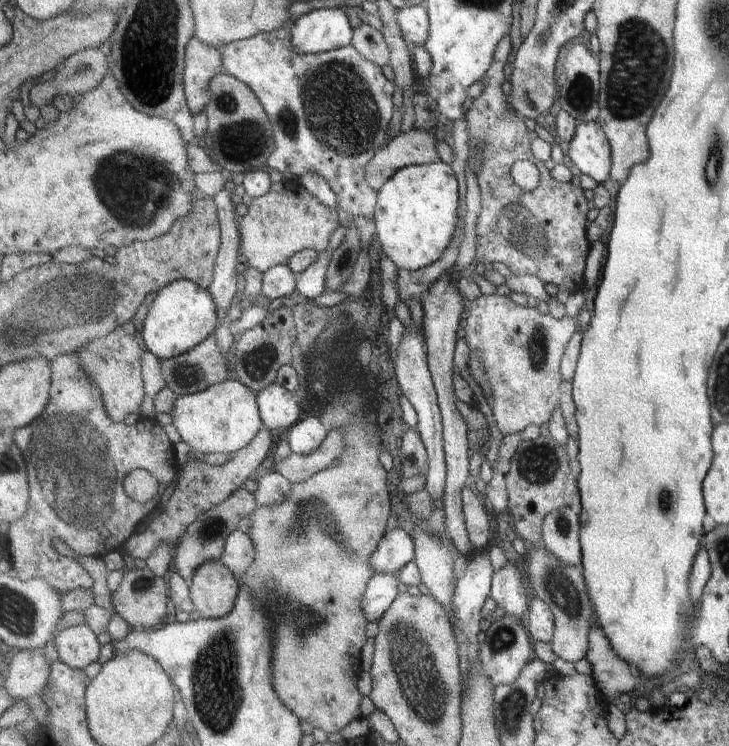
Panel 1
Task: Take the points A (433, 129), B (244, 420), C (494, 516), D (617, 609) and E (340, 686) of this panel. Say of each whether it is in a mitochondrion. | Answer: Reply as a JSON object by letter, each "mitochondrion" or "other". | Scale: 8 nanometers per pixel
{"A":"other","B":"other","C":"other","D":"other","E":"other"}

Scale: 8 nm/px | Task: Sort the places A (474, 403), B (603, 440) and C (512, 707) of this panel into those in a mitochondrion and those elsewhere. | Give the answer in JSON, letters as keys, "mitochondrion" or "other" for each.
{"A":"other","B":"other","C":"mitochondrion"}

